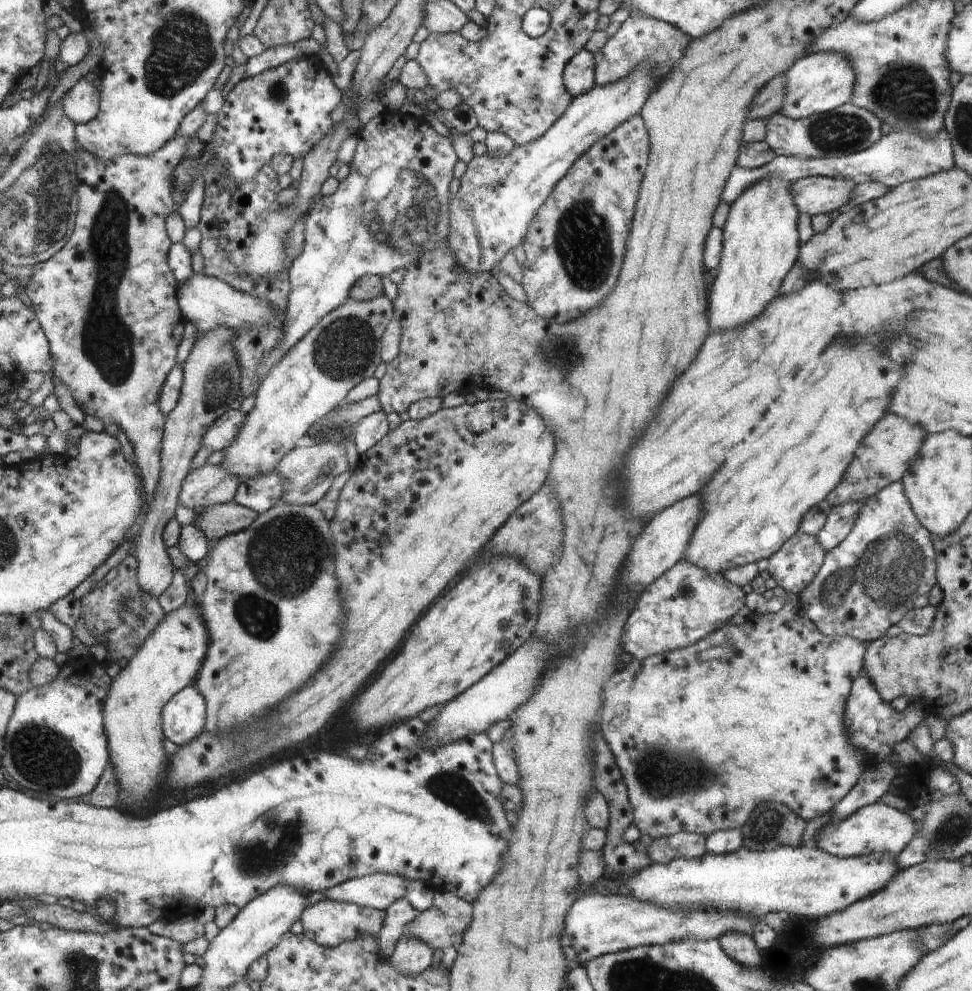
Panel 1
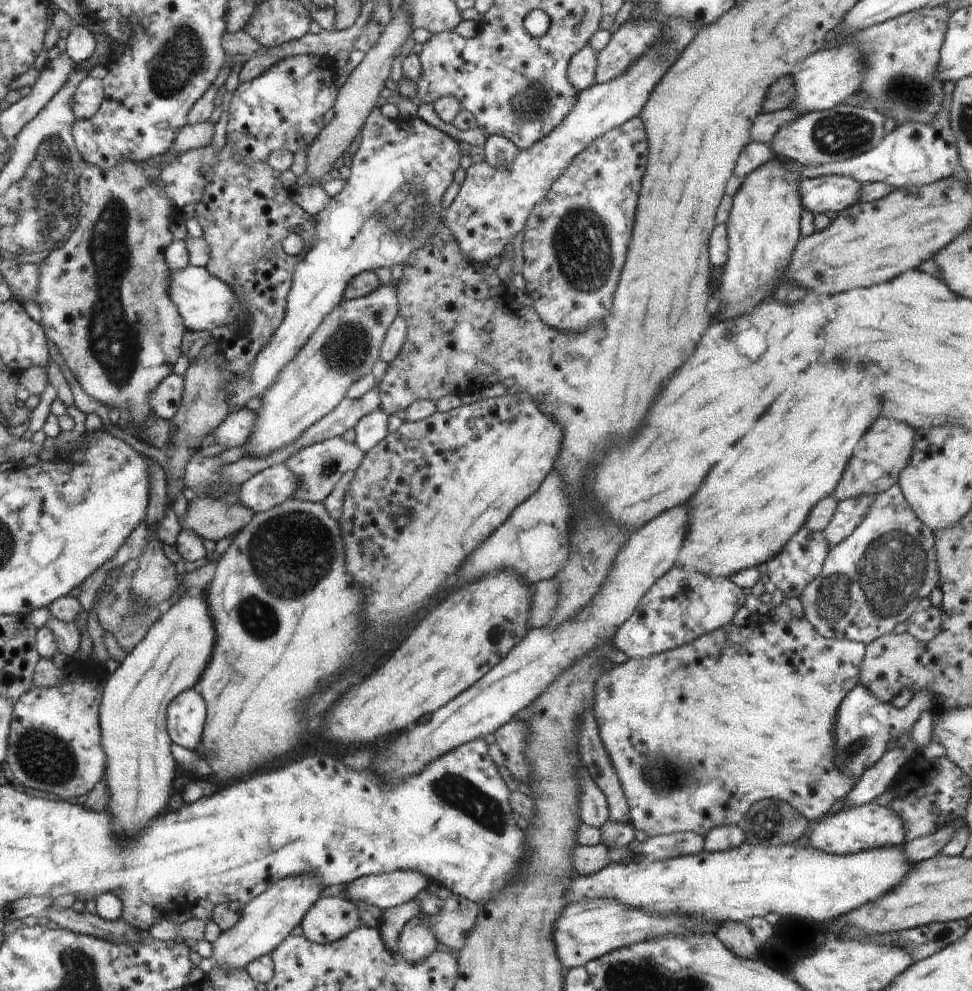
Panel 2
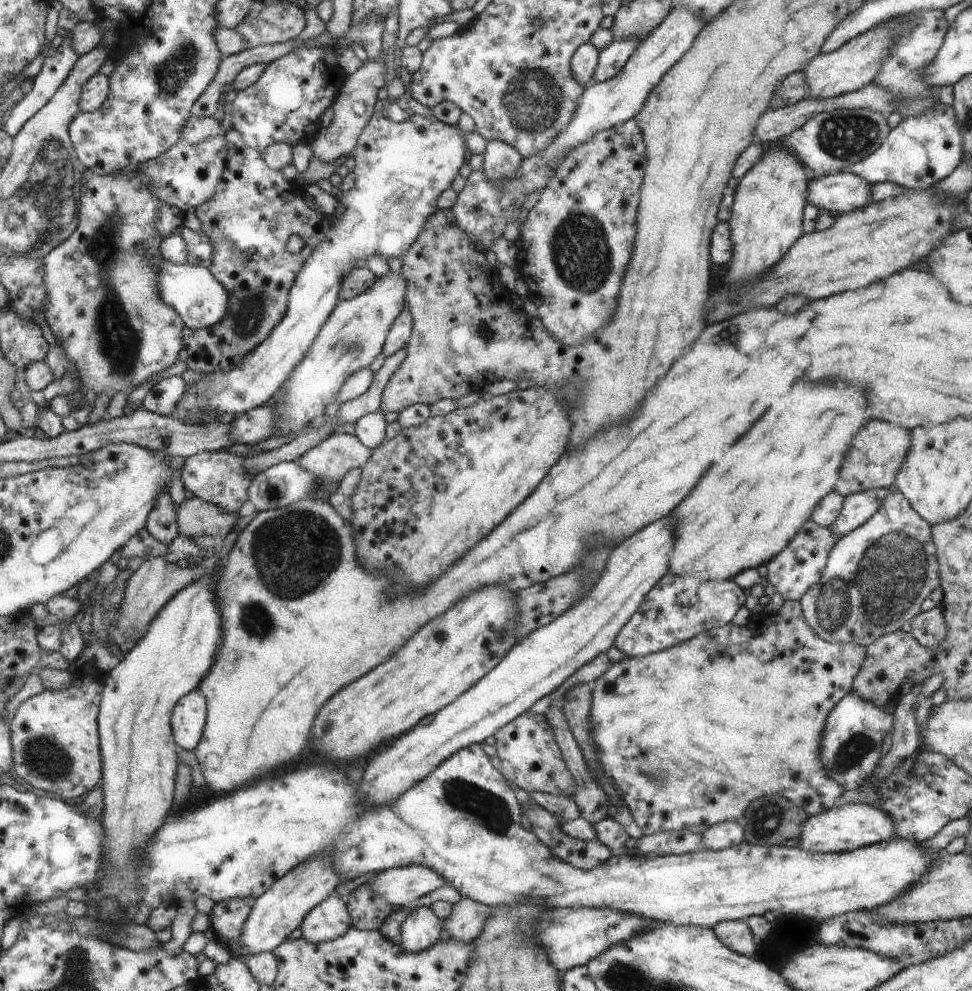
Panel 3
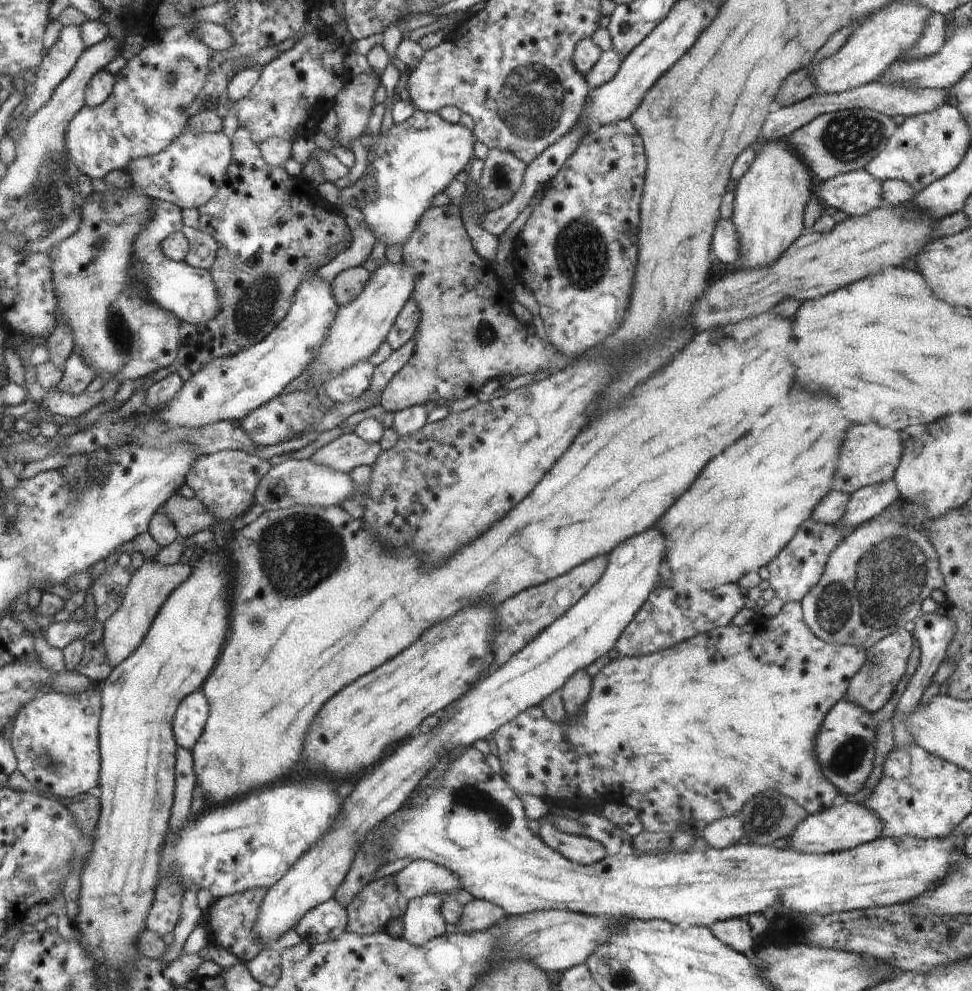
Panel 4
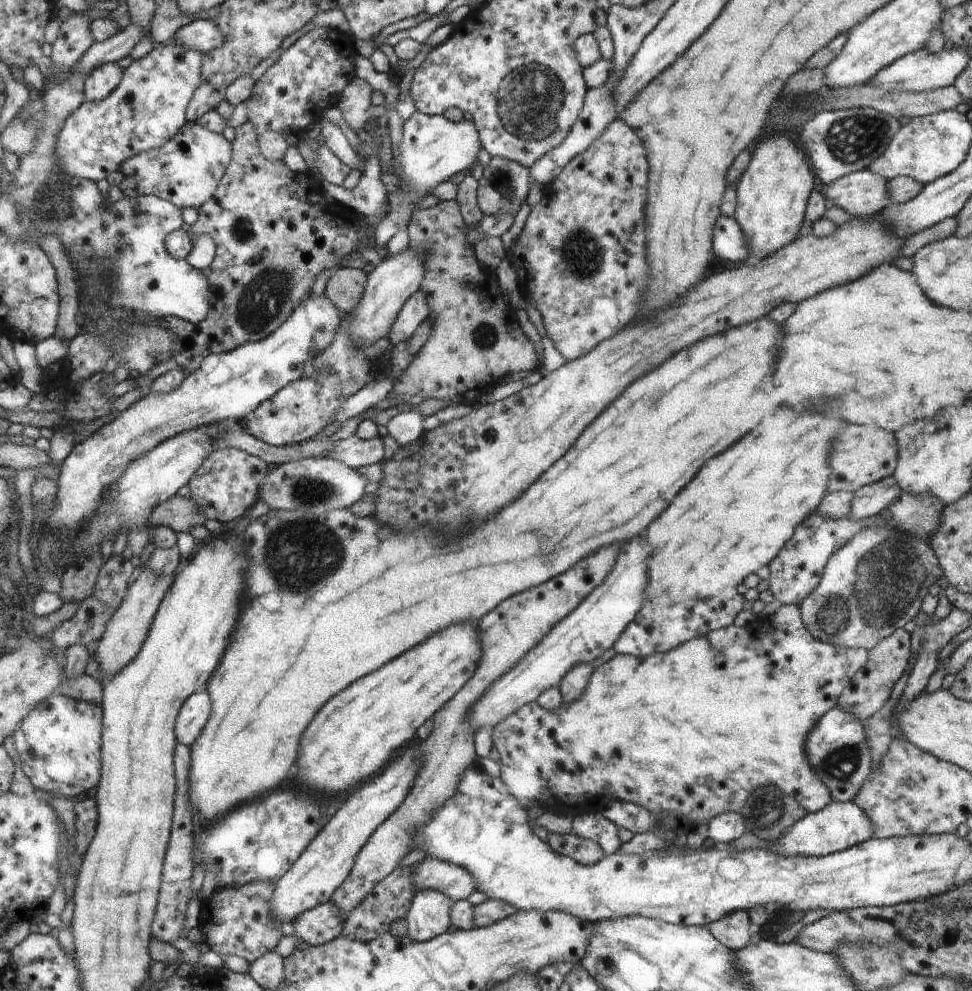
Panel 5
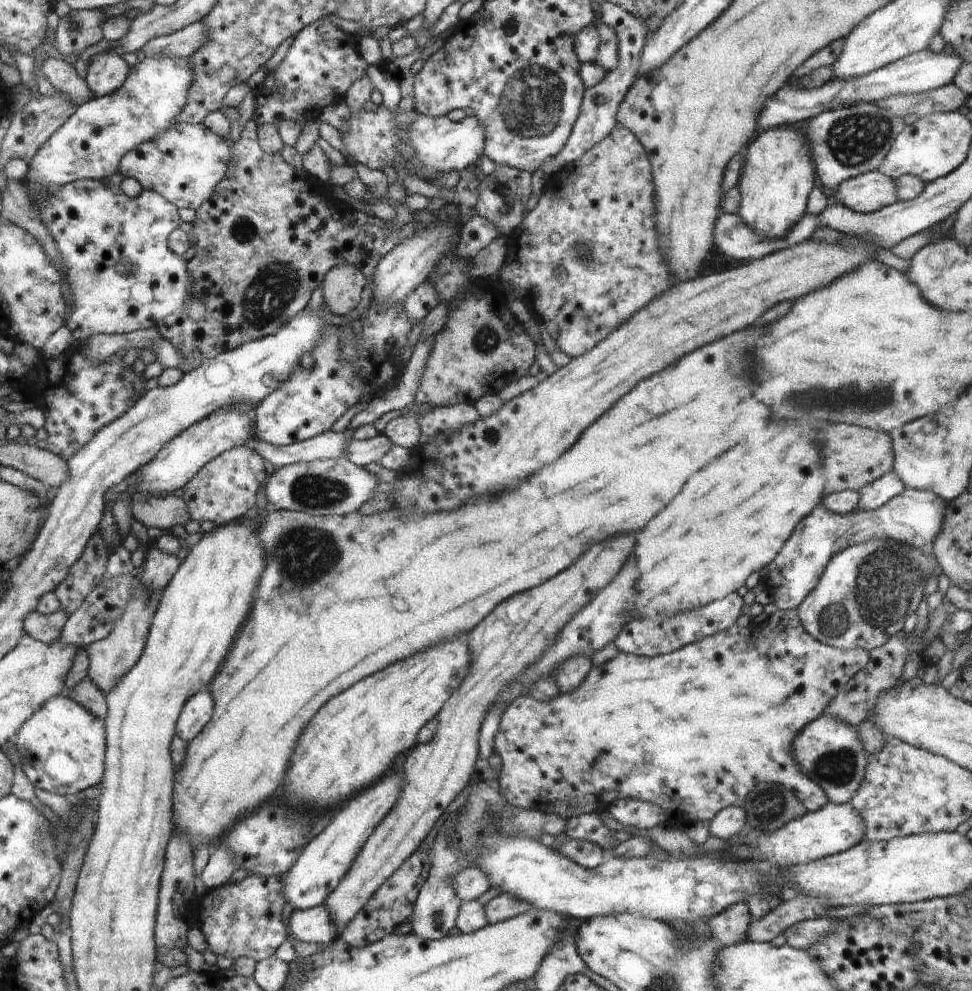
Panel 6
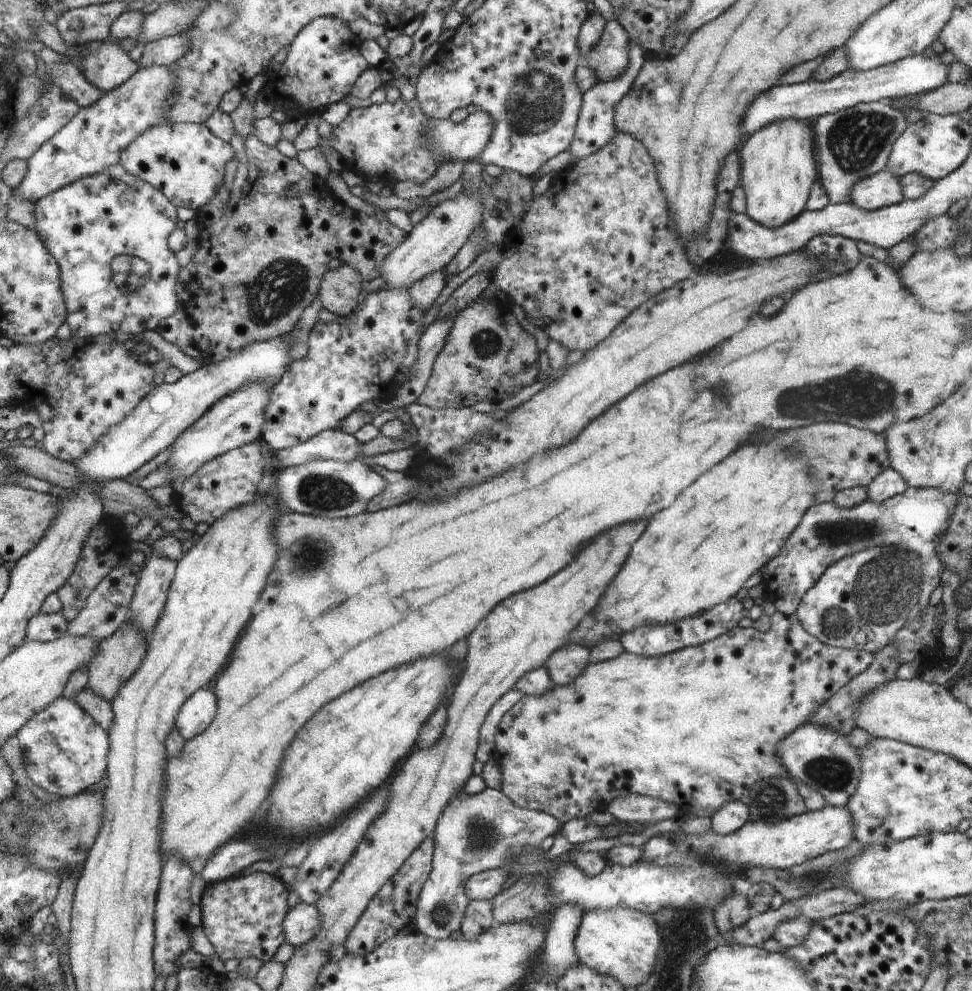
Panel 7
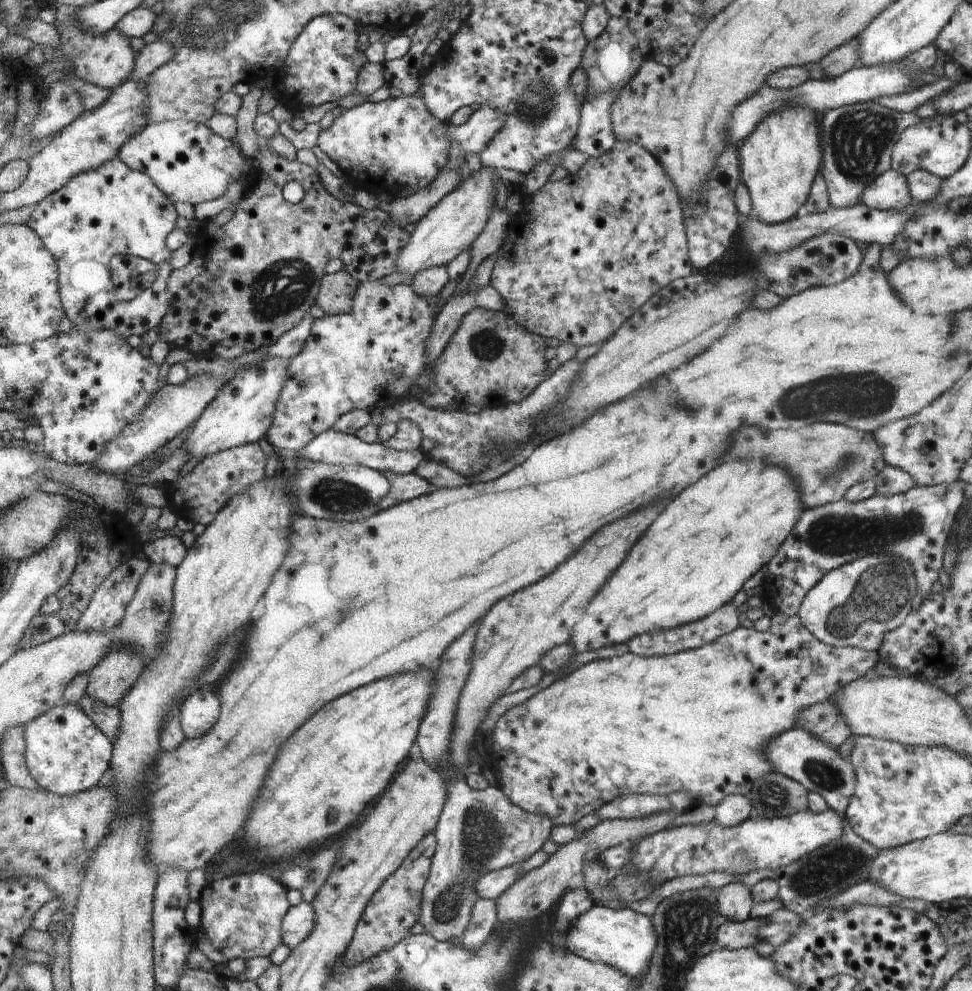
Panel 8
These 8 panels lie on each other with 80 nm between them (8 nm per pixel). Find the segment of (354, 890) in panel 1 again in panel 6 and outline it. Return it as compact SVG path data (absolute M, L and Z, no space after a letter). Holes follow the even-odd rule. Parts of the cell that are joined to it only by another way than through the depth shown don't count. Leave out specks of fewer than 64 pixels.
M480 867L462 869L449 881L453 884L455 895L462 902L475 901L493 887L489 874Z

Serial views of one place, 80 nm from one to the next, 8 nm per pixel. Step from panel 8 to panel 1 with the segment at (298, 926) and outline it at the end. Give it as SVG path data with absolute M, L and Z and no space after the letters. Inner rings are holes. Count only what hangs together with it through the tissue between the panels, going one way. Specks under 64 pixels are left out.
M334 899L320 900L312 903L306 908L301 922L303 924L303 935L313 939L322 947L334 948L344 941L351 941L365 934L371 934L374 938L381 932L381 924L384 922L385 911L361 907L360 905L337 901Z

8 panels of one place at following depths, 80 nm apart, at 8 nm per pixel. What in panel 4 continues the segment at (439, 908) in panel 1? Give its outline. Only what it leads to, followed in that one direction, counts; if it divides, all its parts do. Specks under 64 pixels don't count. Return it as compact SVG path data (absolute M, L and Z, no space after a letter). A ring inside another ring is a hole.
M474 899L463 906L457 932L477 933L492 928L506 916L505 910L496 903L484 899Z

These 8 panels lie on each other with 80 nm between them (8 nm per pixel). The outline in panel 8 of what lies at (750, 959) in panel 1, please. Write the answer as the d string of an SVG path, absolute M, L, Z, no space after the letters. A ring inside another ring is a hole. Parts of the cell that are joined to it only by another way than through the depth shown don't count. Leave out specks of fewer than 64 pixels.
M740 882L718 889L717 902L722 923L746 921L754 904L750 890Z

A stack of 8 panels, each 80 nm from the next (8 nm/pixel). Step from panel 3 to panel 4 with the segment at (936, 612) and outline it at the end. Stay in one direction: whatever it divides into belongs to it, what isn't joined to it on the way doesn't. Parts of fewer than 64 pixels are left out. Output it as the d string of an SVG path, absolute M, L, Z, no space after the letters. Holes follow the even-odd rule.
M936 612L928 614L923 613L923 615L915 622L915 629L912 633L914 633L914 636L919 642L919 663L913 674L909 676L906 690L902 696L900 696L894 715L891 718L895 748L904 748L910 743L914 743L911 732L908 732L905 720L911 716L916 705L919 704L921 696L924 694L924 690L926 690L926 687L930 684L936 671L940 668L942 661L946 658L947 648L955 635L955 620L947 614L941 616L936 614Z

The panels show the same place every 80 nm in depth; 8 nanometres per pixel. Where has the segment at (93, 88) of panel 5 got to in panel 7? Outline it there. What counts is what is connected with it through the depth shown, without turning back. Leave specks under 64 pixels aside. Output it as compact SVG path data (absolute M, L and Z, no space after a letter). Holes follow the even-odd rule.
M110 38L100 42L88 42L86 47L77 50L77 56L85 80L98 88L103 94L121 86L140 68L138 62L133 62L128 52L122 50L119 42L115 42Z

